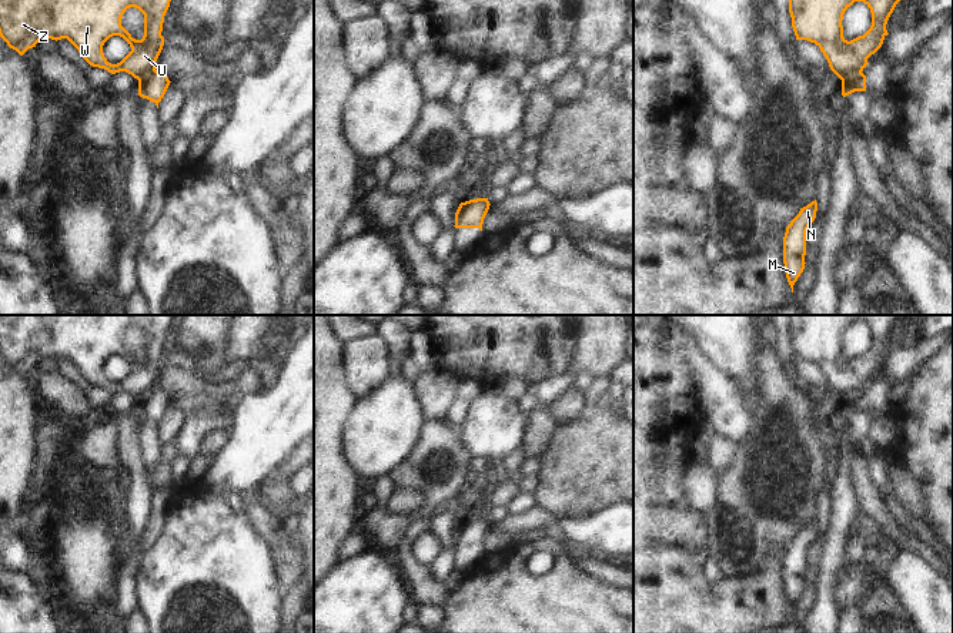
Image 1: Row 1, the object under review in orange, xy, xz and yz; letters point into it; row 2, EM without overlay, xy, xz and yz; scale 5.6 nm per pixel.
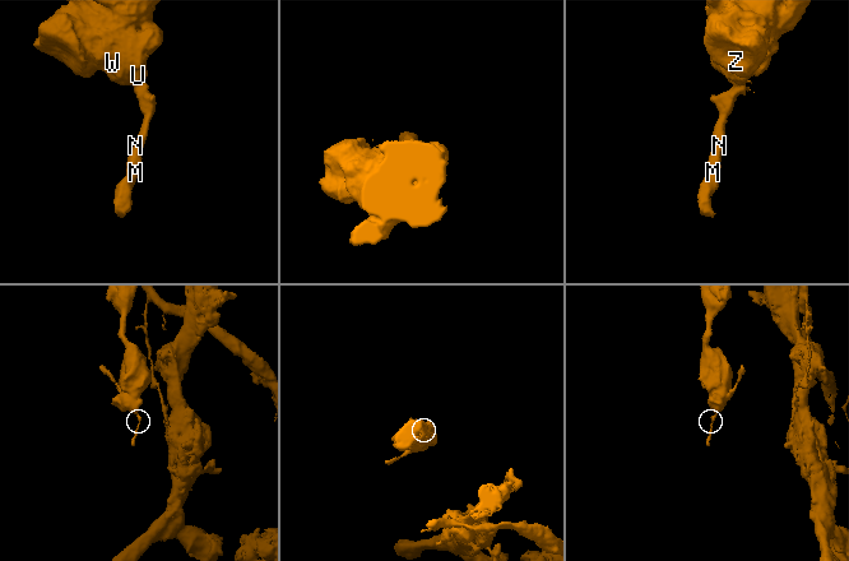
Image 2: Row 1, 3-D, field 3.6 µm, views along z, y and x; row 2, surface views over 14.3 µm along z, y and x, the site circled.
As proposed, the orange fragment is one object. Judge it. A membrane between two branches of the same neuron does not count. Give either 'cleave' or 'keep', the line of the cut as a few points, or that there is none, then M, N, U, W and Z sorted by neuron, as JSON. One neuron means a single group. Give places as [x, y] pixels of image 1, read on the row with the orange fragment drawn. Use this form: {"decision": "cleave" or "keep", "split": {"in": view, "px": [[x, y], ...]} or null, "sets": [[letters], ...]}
{"decision": "cleave", "split": {"in": "yz", "px": [[860, 71], [842, 80]]}, "sets": [["M", "N"], ["U", "W", "Z"]]}

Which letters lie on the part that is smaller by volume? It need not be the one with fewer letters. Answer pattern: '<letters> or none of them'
M, N.

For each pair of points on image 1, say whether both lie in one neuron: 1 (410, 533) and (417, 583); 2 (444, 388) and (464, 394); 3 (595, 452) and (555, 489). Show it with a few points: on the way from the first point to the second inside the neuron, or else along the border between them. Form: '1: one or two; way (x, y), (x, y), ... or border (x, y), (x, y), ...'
1: one; way (405, 546), (405, 562), (413, 570)
2: two; border (460, 379), (444, 418)
3: one; way (585, 462), (565, 482)

